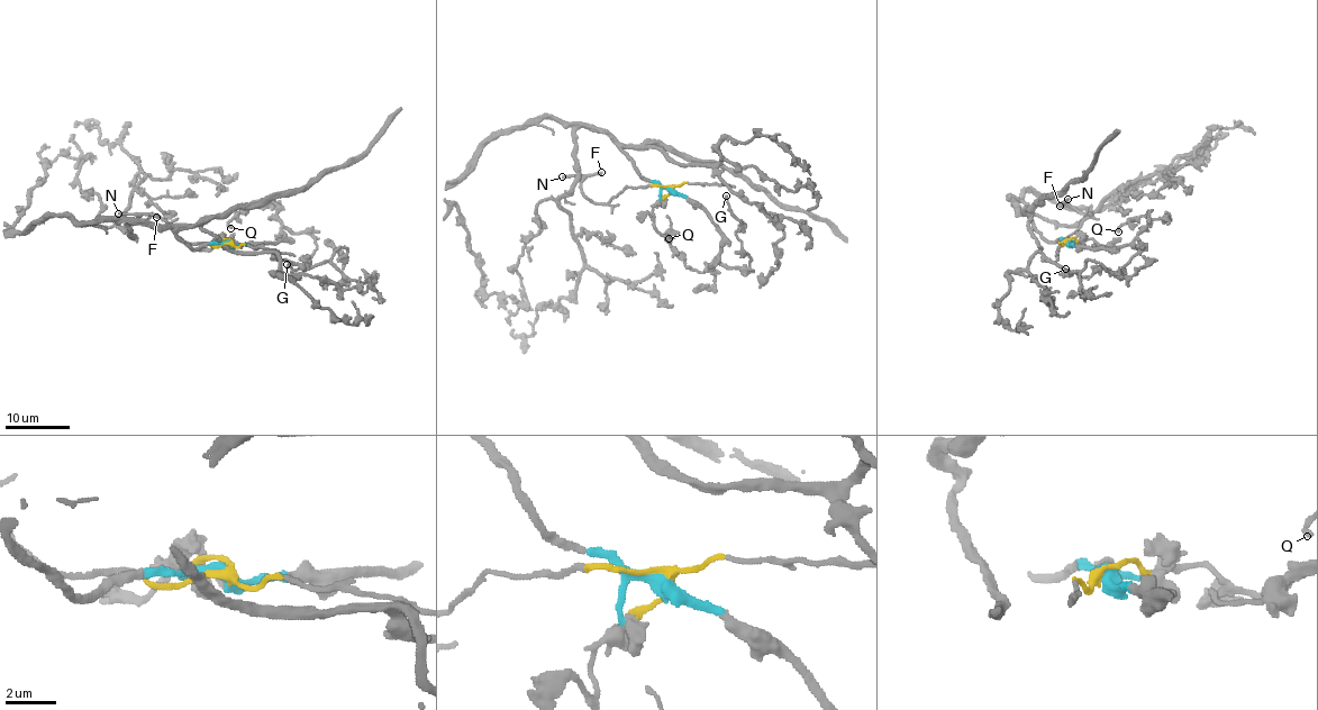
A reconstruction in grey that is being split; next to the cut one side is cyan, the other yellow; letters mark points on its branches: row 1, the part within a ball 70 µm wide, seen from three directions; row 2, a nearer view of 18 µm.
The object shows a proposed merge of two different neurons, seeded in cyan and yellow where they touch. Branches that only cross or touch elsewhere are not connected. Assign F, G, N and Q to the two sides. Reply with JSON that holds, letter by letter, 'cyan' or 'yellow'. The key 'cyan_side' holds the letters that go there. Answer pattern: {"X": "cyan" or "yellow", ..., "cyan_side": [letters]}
{"F": "yellow", "G": "cyan", "N": "yellow", "Q": "cyan", "cyan_side": ["G", "Q"]}

